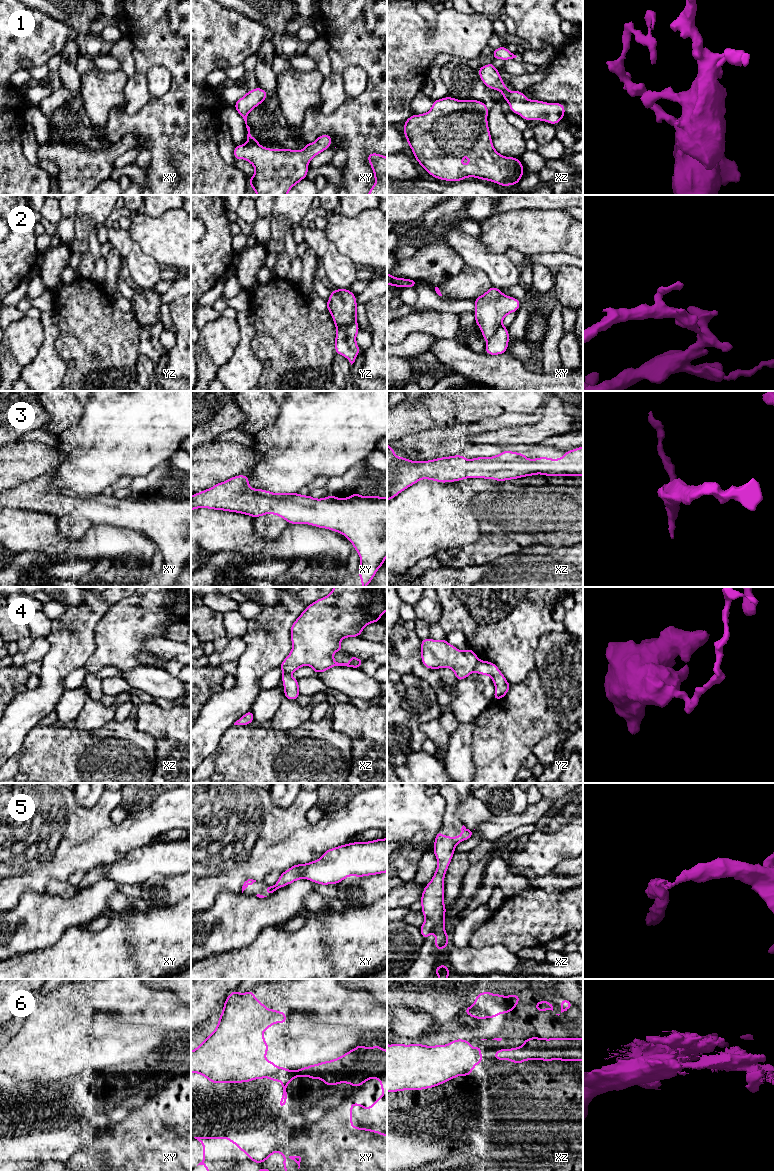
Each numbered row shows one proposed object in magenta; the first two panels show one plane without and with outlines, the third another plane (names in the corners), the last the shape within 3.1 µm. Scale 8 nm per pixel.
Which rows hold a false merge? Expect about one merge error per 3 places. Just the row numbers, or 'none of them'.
2, 4, 5, 6

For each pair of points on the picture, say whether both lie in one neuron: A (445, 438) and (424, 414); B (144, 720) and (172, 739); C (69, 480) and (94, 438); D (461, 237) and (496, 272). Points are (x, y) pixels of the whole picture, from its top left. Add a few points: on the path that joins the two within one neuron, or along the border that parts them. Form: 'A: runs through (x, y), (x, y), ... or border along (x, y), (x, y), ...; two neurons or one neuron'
A: border along (463, 422), (454, 426), (442, 426), (440, 428); two neurons
B: runs through (151, 720), (165, 732); one neuron
C: runs through (79, 470), (88, 461), (88, 448); one neuron
D: runs through (470, 246), (487, 263); one neuron

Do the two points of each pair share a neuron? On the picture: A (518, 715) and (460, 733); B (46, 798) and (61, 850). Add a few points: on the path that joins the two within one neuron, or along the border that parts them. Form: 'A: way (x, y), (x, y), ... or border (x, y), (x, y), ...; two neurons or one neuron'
A: border (474, 722), (471, 738), (472, 753); two neurons
B: way (52, 811), (61, 820), (62, 831), (67, 837); one neuron

